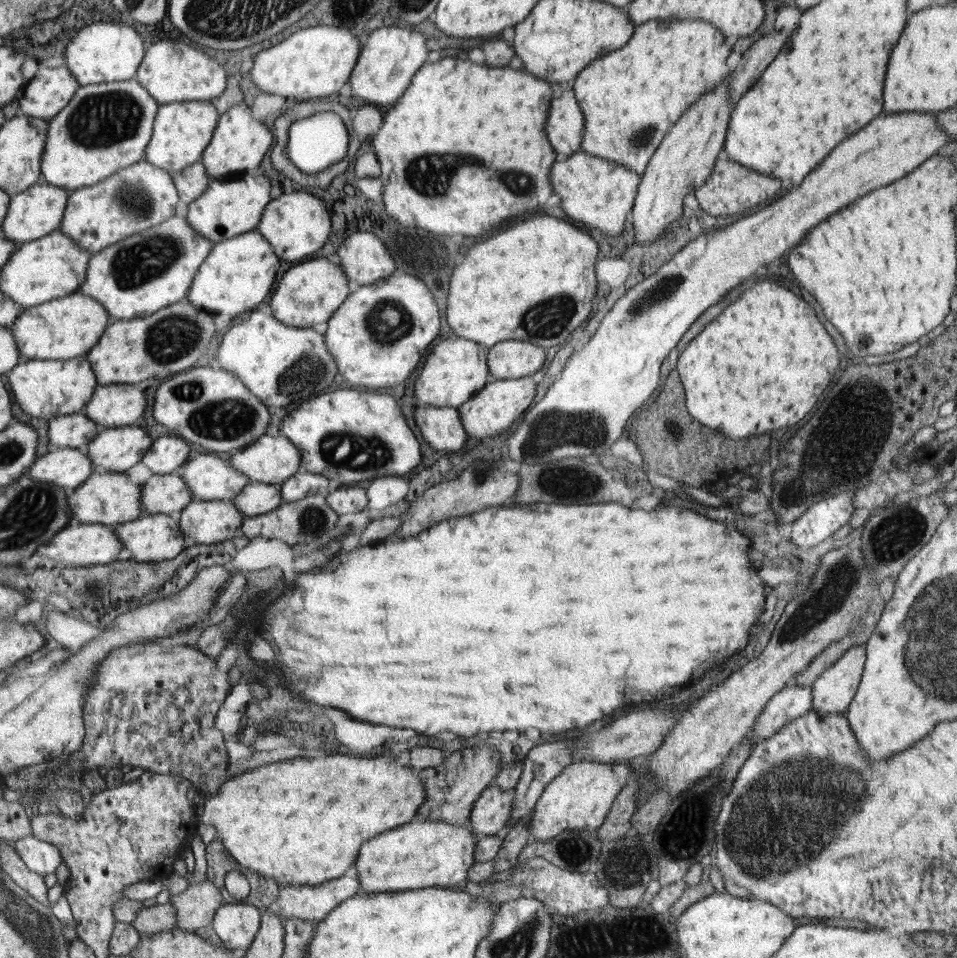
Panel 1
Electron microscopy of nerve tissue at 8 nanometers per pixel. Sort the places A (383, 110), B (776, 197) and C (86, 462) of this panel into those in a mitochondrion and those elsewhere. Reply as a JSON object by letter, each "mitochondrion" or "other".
{"A":"other","B":"other","C":"other"}

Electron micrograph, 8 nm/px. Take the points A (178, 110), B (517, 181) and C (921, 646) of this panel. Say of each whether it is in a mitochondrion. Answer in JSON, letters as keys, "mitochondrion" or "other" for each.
{"A":"other","B":"mitochondrion","C":"mitochondrion"}

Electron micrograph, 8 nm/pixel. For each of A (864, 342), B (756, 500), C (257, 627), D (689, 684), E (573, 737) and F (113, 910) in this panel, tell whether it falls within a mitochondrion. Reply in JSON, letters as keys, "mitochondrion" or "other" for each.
{"A":"other","B":"mitochondrion","C":"other","D":"other","E":"other","F":"other"}

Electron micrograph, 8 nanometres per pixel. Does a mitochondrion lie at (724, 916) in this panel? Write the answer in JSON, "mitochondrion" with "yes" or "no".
{"mitochondrion":"no"}

